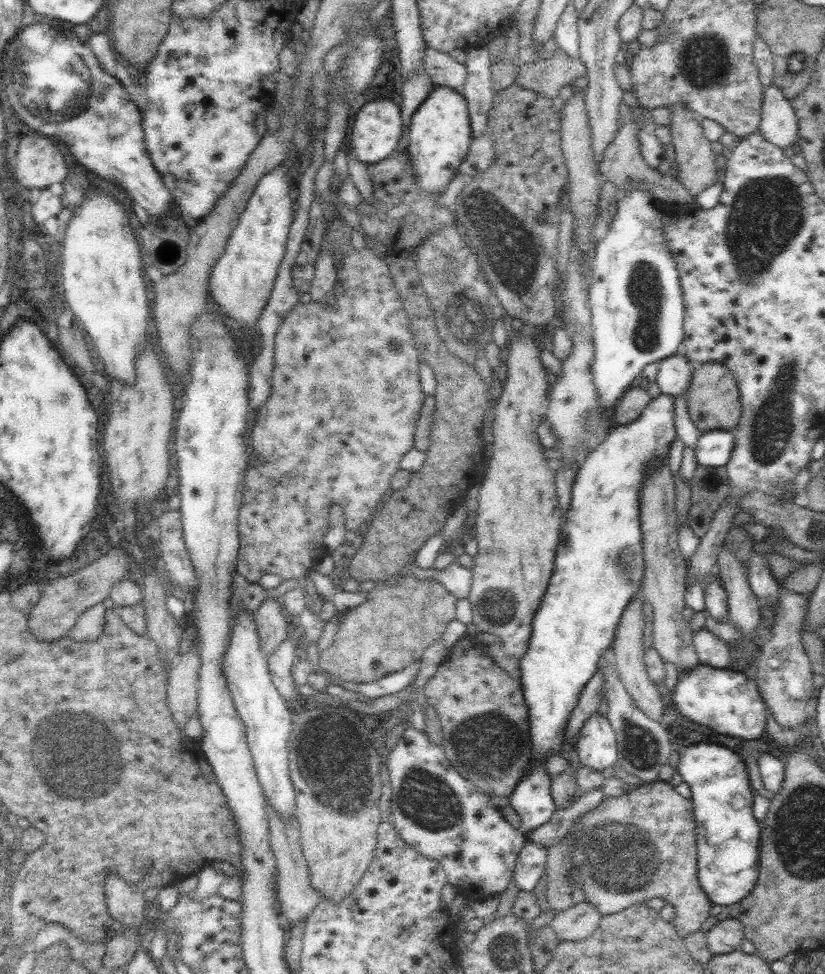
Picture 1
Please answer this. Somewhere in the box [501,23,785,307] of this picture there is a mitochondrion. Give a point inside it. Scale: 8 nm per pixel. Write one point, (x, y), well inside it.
(704, 59)

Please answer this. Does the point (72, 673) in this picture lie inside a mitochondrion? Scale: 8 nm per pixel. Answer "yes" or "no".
no

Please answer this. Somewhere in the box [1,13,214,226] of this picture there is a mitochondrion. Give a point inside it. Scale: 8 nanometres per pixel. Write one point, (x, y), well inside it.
(54, 87)

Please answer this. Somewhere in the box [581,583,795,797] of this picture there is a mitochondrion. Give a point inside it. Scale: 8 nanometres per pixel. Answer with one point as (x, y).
(639, 746)

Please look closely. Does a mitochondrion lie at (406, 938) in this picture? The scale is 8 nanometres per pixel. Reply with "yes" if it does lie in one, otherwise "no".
yes

